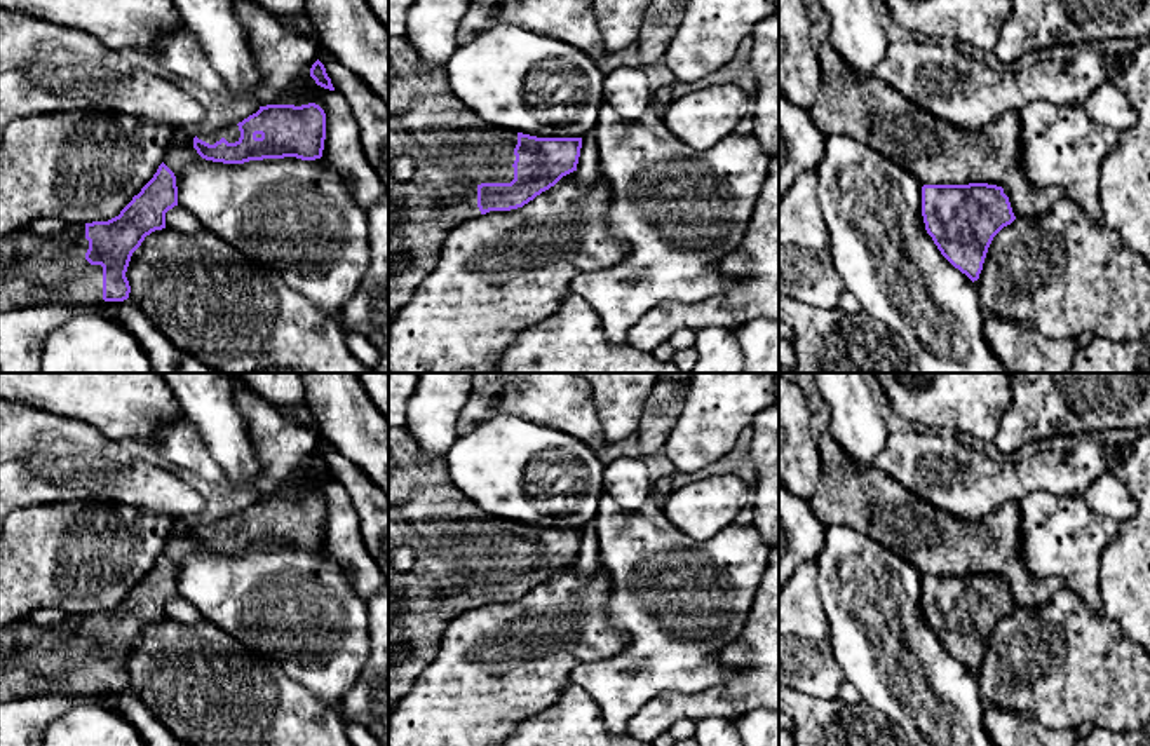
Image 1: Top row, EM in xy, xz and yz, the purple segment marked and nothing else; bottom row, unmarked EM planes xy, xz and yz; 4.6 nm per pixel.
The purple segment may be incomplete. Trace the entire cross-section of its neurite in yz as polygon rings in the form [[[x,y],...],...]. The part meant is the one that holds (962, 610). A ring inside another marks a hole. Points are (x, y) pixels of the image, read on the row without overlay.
[[[988,573],[923,575],[922,607],[941,645],[972,673],[993,627],[1016,610],[1004,579]]]

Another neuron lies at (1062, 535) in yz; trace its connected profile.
[[[1032,492],[1018,500],[1021,553],[1035,577],[1061,577],[1094,614],[1103,614],[1099,558],[1120,521],[1092,511],[1082,493]]]

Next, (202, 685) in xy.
[[[167,617],[152,622],[132,643],[125,668],[129,690],[176,739],[190,746],[352,746],[336,706],[321,702],[277,659],[246,648],[204,617],[195,624]]]

